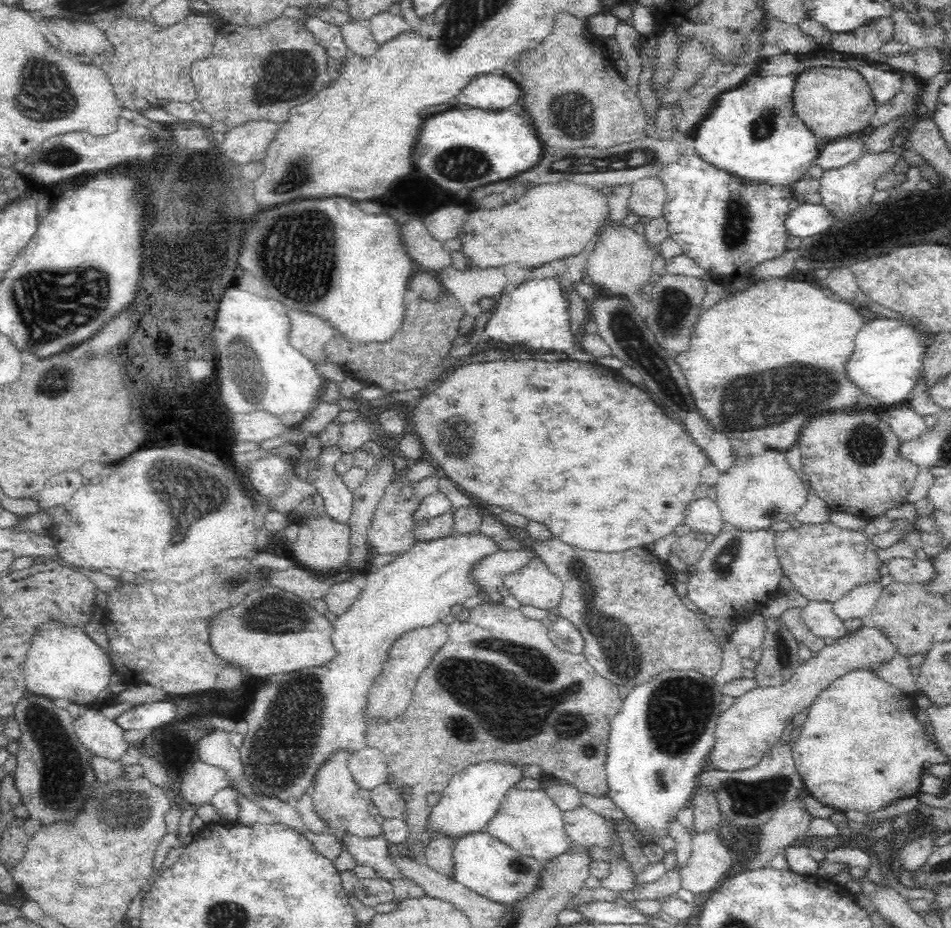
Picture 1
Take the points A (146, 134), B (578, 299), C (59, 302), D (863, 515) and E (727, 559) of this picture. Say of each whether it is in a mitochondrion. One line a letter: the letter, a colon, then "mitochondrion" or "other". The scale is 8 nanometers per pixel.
A: other
B: other
C: mitochondrion
D: other
E: mitochondrion

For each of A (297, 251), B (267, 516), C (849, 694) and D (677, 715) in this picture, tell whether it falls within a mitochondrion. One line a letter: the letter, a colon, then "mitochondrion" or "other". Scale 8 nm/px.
A: mitochondrion
B: other
C: other
D: mitochondrion

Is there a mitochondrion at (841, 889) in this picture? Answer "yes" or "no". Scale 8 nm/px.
no

